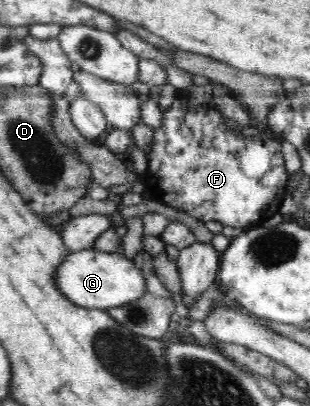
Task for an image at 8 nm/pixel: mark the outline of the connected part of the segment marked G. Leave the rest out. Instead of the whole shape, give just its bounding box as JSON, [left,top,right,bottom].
[55,247,147,310]

